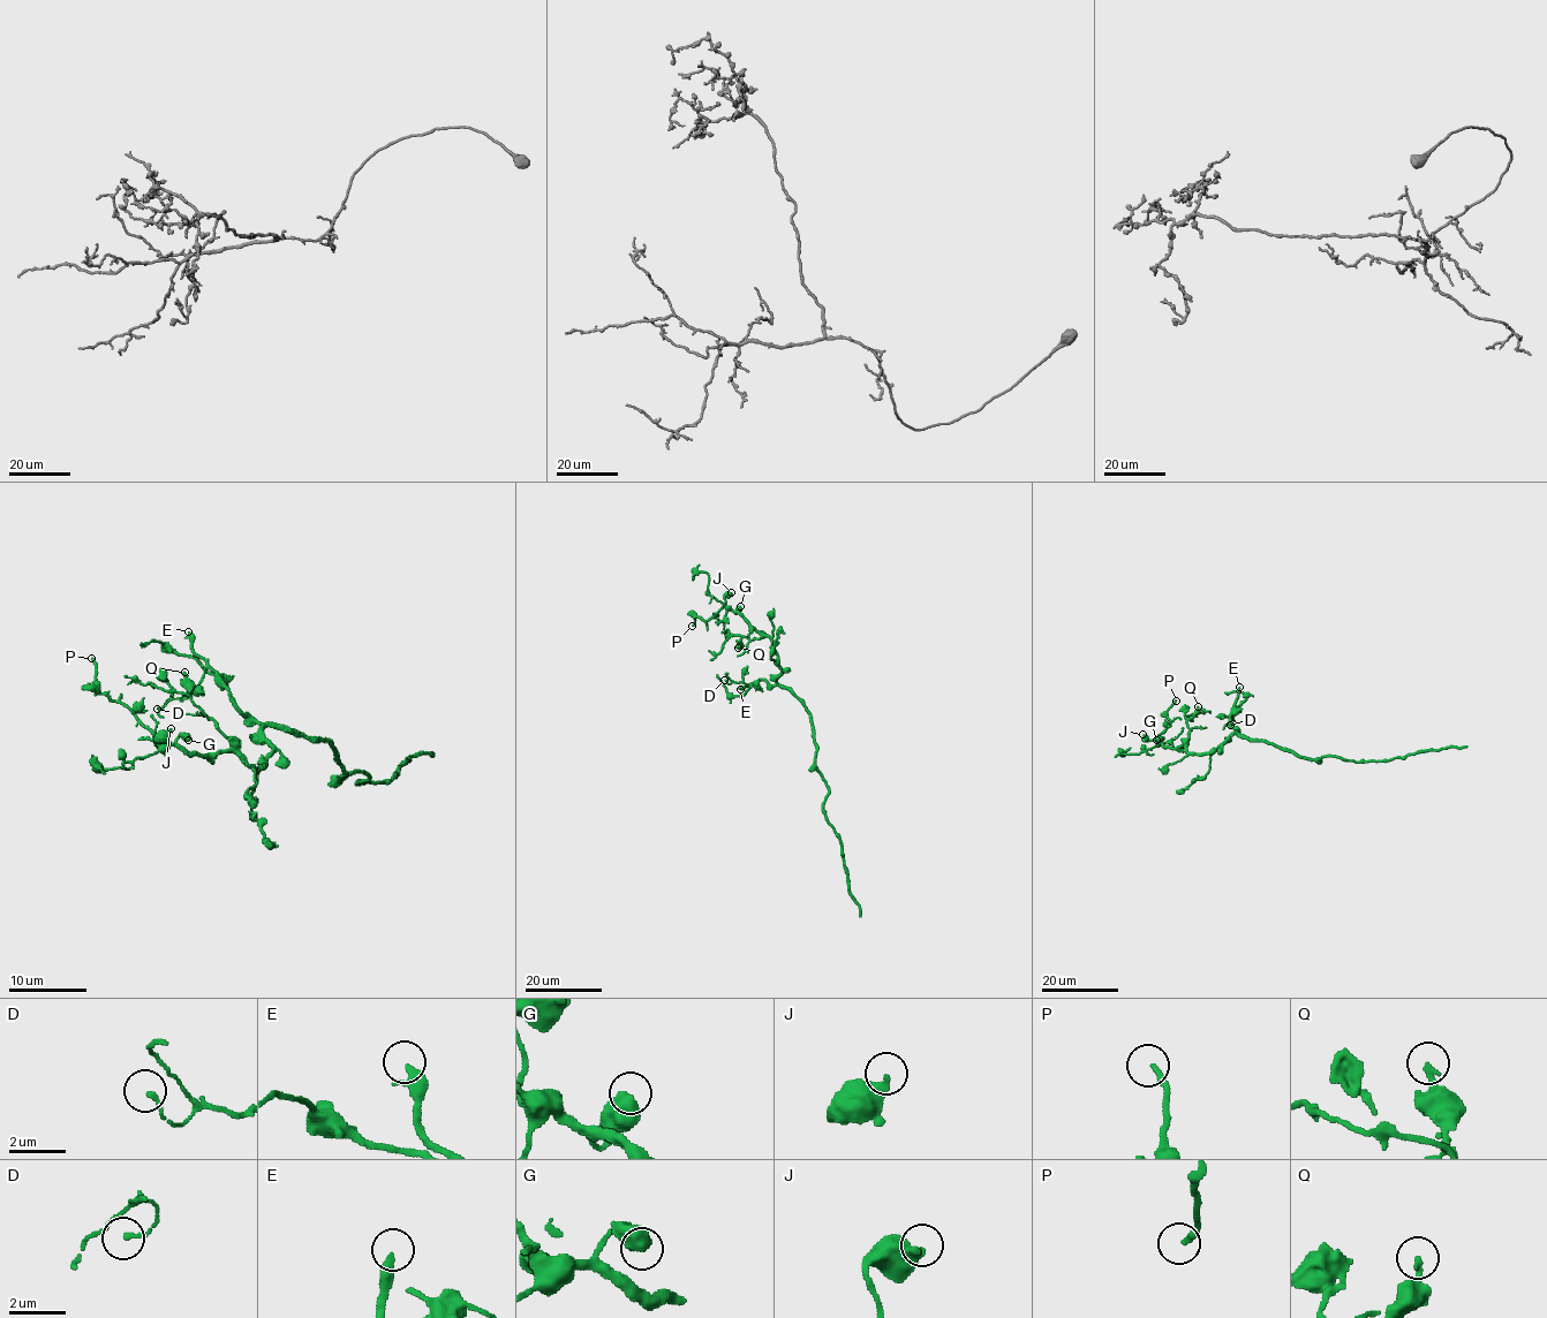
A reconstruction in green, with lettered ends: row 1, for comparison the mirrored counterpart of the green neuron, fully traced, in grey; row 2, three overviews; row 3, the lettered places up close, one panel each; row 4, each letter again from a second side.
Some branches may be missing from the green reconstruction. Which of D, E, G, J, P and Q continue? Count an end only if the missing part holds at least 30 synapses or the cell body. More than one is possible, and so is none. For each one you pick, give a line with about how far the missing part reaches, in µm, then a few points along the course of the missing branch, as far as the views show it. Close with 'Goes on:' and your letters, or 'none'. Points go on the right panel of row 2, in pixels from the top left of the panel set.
E: Missing length about 40 µm. Course of what is missing: (1239, 687), (1285, 651), (1303, 652)
P: Missing length about 15 µm. Course of what is missing: (1176, 701), (1206, 733)
Goes on: E, P

